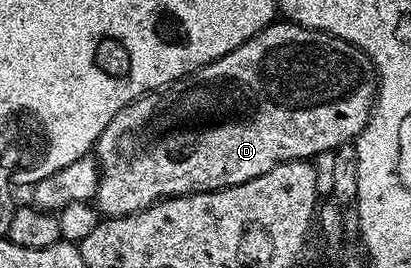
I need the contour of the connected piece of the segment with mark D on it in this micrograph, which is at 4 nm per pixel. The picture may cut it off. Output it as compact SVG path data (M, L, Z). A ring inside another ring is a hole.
M274 20L267 28L263 28L251 40L239 44L227 56L209 62L194 74L186 74L177 82L171 82L162 90L155 90L135 99L127 108L123 108L103 128L95 147L95 161L99 167L97 180L97 196L95 206L102 215L111 218L122 218L125 214L134 214L146 210L166 198L175 198L182 194L207 194L211 190L222 190L228 186L238 186L247 180L255 180L255 176L263 176L263 172L271 172L284 162L316 159L316 154L328 155L336 152L341 146L348 146L363 132L363 128L373 115L373 106L377 102L377 72L373 61L358 46L352 46L347 40L324 34L318 30L309 30L288 20Z

